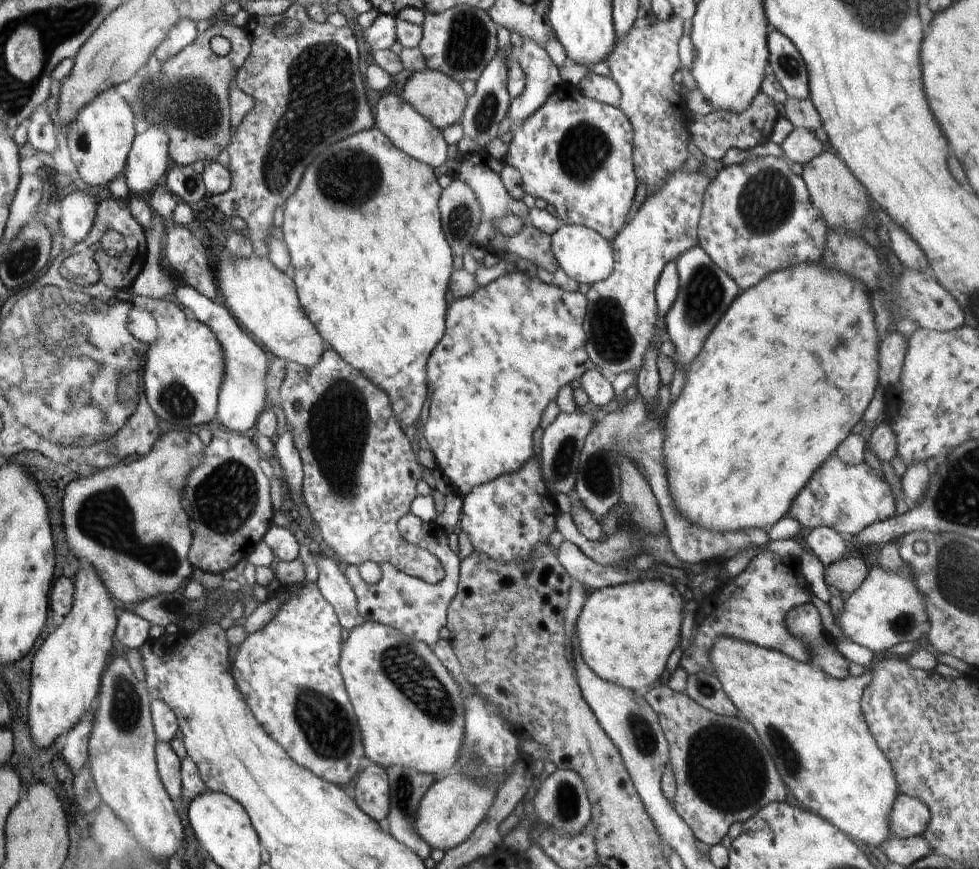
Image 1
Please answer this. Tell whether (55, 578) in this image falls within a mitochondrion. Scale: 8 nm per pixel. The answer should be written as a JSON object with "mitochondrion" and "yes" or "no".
{"mitochondrion":"no"}

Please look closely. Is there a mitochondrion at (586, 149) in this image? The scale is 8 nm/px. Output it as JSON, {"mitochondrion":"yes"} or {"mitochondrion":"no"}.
{"mitochondrion":"yes"}

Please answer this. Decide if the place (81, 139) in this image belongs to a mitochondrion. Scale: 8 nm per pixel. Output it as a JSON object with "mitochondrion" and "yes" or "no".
{"mitochondrion":"yes"}

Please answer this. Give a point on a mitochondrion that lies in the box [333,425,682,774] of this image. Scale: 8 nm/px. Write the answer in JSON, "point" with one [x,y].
{"point":[411,676]}

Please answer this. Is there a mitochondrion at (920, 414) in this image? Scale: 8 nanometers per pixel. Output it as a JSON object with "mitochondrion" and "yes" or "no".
{"mitochondrion":"no"}

